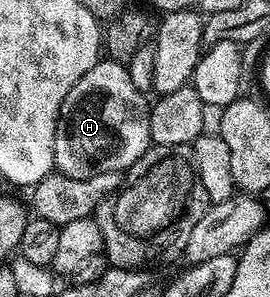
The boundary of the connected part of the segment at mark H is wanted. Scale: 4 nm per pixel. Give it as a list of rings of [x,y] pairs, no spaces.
[[[99,60],[88,70],[81,79],[74,84],[71,88],[71,92],[67,92],[67,96],[63,100],[61,105],[61,113],[57,120],[57,131],[53,137],[53,165],[62,174],[66,174],[67,177],[73,178],[89,178],[93,176],[99,176],[100,173],[107,173],[110,176],[120,175],[120,170],[125,170],[128,166],[133,166],[141,157],[145,154],[145,149],[150,149],[151,139],[149,136],[149,111],[150,107],[145,106],[146,95],[135,88],[135,84],[131,84],[129,79],[128,69],[122,63],[112,60]]]

